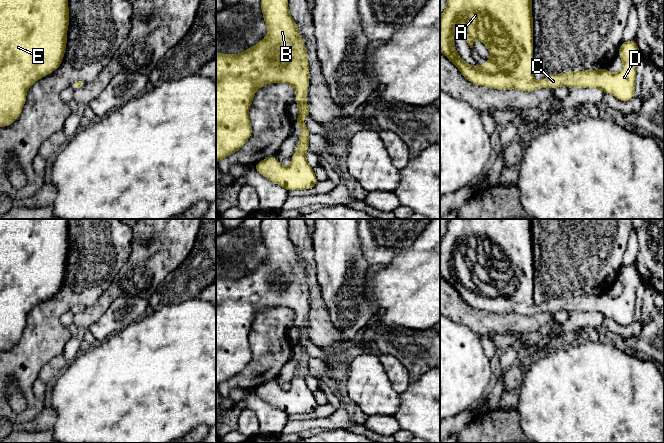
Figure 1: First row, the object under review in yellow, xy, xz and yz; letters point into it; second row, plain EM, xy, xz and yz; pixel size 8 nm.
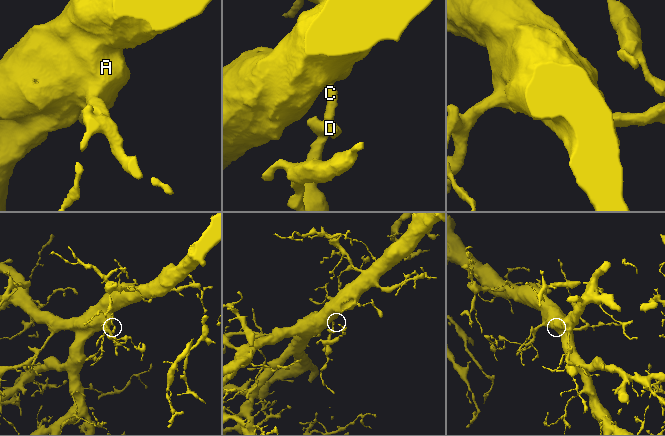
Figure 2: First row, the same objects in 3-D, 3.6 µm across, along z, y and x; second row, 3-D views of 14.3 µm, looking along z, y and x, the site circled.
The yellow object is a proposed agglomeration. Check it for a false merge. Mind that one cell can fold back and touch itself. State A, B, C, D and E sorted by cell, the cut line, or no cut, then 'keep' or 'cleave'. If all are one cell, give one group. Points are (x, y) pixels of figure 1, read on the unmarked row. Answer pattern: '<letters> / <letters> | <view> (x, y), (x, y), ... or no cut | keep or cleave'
A B C D E | no cut | keep

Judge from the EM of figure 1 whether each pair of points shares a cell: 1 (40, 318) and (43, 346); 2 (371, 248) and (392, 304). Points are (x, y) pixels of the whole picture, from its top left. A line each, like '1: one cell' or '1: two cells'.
1: one cell
2: two cells

